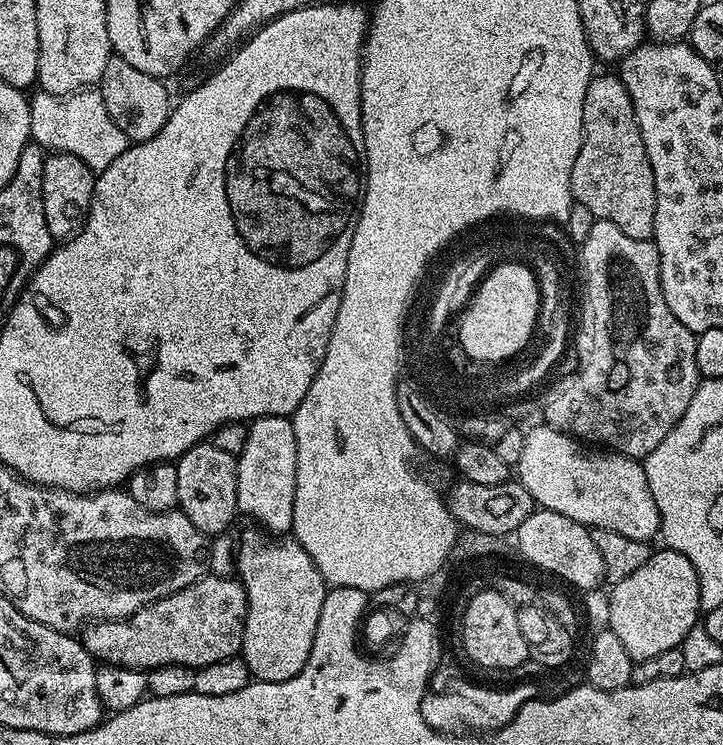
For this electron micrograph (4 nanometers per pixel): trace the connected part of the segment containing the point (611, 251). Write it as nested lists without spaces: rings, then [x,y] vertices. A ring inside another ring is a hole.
[[[596,219],[594,226],[590,226],[586,242],[579,245],[578,268],[584,287],[580,296],[580,322],[576,324],[578,339],[574,344],[581,350],[582,359],[577,372],[561,379],[561,384],[549,394],[543,419],[559,432],[589,445],[603,446],[622,456],[649,456],[654,446],[678,426],[682,414],[686,414],[686,406],[690,406],[690,398],[694,398],[694,390],[700,385],[702,377],[694,362],[696,336],[682,326],[682,322],[674,318],[670,306],[666,306],[666,298],[660,289],[660,259],[655,239],[630,238],[630,234],[622,234],[614,222]],[[642,282],[648,298],[648,310],[644,316]],[[642,318],[646,318],[644,334],[640,334]]]

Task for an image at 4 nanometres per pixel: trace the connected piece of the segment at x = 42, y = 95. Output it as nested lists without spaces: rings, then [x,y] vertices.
[[[43,90],[37,93],[30,100],[31,139],[41,148],[74,154],[99,174],[130,146],[126,134],[122,134],[122,130],[114,126],[114,118],[106,114],[106,102],[102,102],[102,94],[98,90],[72,92],[69,96],[51,96]]]

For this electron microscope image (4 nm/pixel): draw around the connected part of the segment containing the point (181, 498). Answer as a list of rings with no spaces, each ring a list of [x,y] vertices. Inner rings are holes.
[[[210,442],[195,444],[186,454],[175,461],[178,470],[178,508],[194,522],[197,530],[205,537],[212,538],[224,532],[238,516],[238,474],[236,473],[237,457],[218,450]]]

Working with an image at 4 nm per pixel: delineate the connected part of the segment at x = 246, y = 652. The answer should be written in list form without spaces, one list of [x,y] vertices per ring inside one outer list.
[[[256,532],[246,533],[240,549],[236,552],[236,568],[240,571],[238,579],[243,584],[248,599],[242,655],[248,664],[249,673],[256,680],[282,682],[294,678],[302,670],[302,666],[306,666],[306,658],[316,637],[318,618],[322,614],[322,602],[328,588],[310,554],[306,554],[306,550],[296,539],[273,538],[271,535]]]

